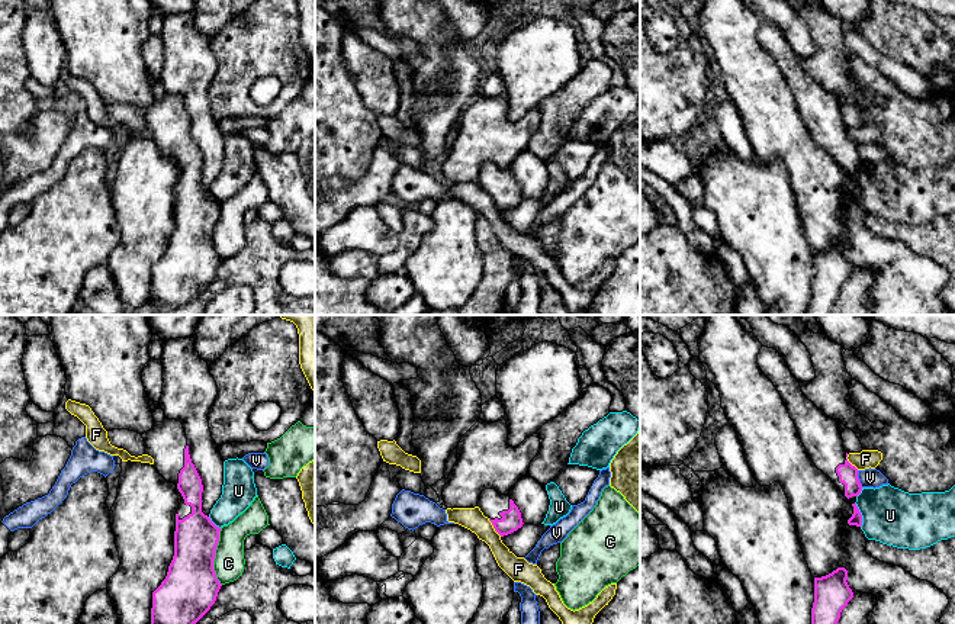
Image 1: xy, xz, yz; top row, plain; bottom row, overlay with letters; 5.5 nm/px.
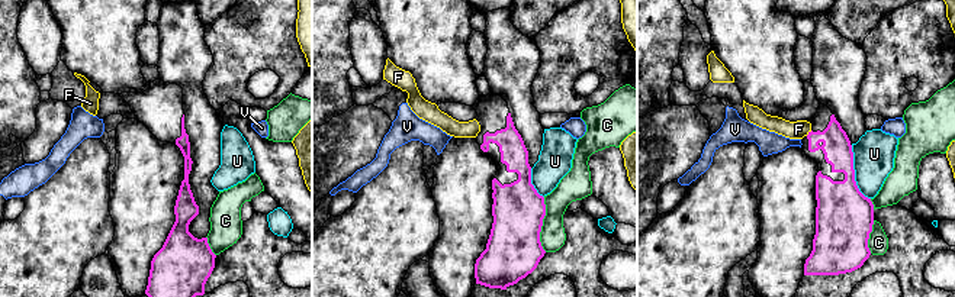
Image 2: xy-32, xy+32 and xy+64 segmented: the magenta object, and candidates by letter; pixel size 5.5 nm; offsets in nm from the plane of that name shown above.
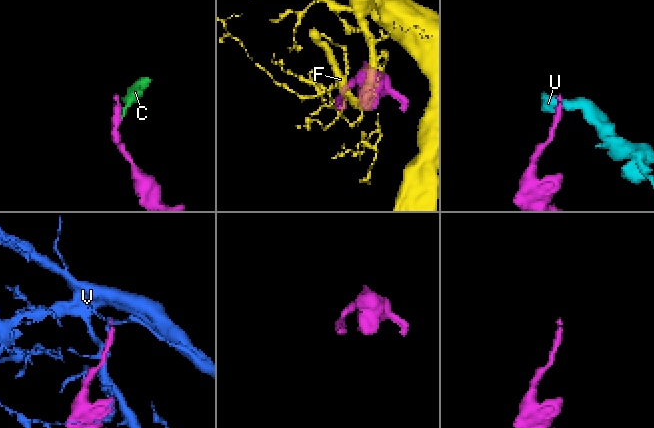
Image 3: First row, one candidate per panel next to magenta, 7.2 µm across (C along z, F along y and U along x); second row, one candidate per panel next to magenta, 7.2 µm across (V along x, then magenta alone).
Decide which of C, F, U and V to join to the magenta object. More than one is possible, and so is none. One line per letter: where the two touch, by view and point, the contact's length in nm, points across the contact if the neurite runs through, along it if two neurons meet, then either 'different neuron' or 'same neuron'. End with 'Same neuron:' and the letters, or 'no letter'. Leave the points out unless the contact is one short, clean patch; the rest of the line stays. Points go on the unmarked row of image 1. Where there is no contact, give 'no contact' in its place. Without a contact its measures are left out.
C: xy (214, 232) | 320 nm | along xy (219, 203), (214, 248), (221, 260) | different neuron
F: xz (494, 202) | 130 nm | along xz (488, 193), (501, 211) | different neuron
U: yz (859, 189) | 140 nm | along yz (855, 177), (861, 190), (861, 200) | different neuron
V: yz (858, 154) | 100 nm | along yz (857, 145), (857, 153), (862, 161) | different neuron
Same neuron: no letter

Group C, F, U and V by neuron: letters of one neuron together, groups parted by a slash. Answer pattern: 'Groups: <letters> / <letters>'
Groups: C / F / U / V

